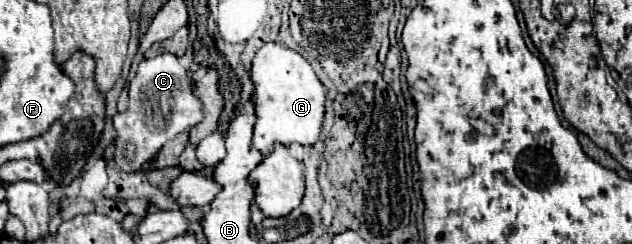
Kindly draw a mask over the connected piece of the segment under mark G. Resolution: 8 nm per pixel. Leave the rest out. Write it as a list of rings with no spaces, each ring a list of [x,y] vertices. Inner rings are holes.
[[[268,42],[252,60],[252,82],[256,96],[256,126],[254,126],[254,148],[262,154],[270,154],[274,144],[316,144],[322,134],[326,86],[318,80],[310,62],[290,50],[286,44]]]

